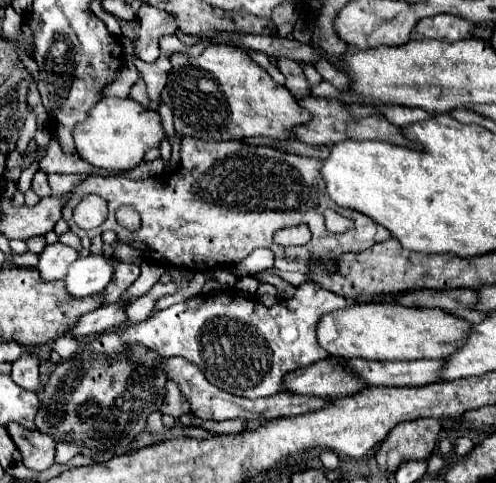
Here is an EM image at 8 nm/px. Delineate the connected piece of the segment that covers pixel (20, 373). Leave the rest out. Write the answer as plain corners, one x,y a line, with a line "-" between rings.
36,353
20,355
20,359
12,363
12,379
26,391
38,391
38,385
40,385
38,365
40,365
40,359

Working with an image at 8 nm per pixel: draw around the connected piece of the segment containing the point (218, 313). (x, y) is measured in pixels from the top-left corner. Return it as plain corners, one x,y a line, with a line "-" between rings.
310,281
302,283
292,299
280,301
274,307
264,307
258,299
240,297
236,291
220,291
216,295
196,295
184,303
176,303
168,309
158,311
154,317
142,323
130,325
122,333
102,335
94,339
90,345
86,345
86,349
116,355
124,351
126,343
144,343
146,347
158,351
162,357
184,357
192,361
204,373
204,377
222,391
230,391
232,395
240,395
246,399
270,397
284,389
284,375
304,365
310,365
312,363
310,359
328,357
328,353
316,341
316,325
326,313
344,309
346,305
348,303
344,297
338,297
332,291
316,287

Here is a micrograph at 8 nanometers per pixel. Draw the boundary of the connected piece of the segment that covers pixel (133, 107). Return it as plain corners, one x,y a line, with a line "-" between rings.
104,97
98,101
98,105
90,111
88,119
84,123
76,125
76,131
72,131
76,151
78,155
92,163
94,167
102,169
114,169
114,171
126,171
134,169
142,163
148,149
160,147
164,141
164,127
158,111
144,109
140,103
118,97

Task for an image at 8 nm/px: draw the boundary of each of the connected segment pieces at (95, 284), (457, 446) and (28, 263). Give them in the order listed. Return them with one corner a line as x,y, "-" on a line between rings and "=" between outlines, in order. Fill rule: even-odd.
104,255
80,257
66,275
66,289
74,297
88,297
104,291
114,273
114,263
=
466,436
457,438
453,446
455,453
461,457
468,455
468,453
470,453
470,451
474,448
471,439
=
36,253
14,255
14,265
18,265
18,267
36,267
38,265
38,255

